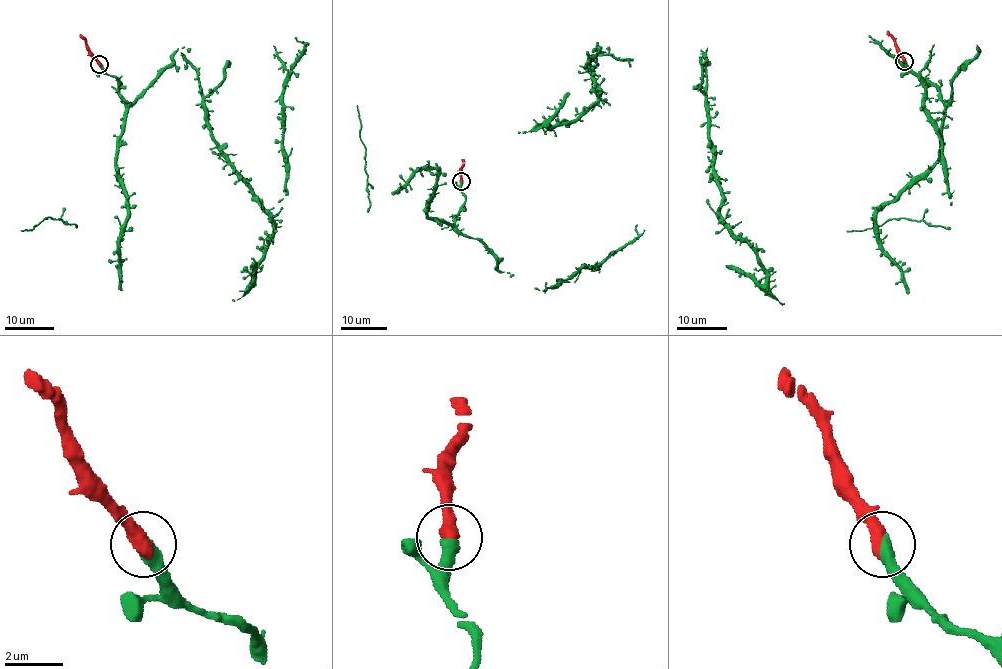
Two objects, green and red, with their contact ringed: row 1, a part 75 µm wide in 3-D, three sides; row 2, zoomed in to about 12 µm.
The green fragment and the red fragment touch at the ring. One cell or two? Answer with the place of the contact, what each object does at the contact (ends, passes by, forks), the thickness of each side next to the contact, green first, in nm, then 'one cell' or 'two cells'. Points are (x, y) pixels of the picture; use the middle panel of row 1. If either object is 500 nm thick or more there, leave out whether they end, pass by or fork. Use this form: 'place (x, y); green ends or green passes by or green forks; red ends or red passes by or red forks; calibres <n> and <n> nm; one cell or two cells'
place (461, 181); calibres 480 and 500 nm; one cell

